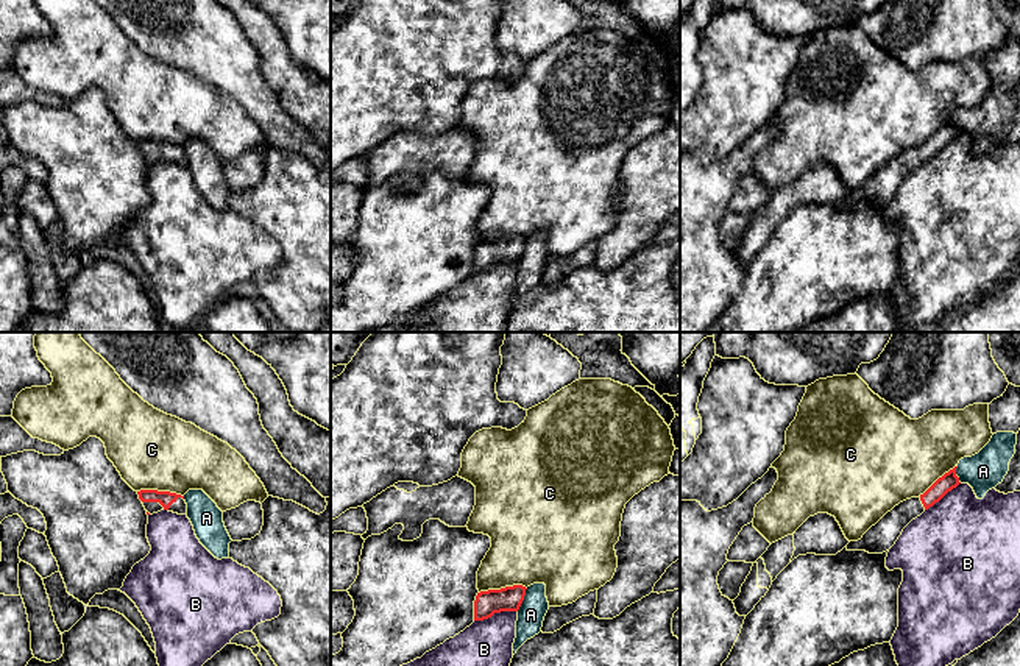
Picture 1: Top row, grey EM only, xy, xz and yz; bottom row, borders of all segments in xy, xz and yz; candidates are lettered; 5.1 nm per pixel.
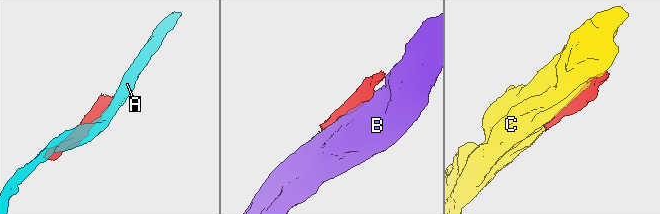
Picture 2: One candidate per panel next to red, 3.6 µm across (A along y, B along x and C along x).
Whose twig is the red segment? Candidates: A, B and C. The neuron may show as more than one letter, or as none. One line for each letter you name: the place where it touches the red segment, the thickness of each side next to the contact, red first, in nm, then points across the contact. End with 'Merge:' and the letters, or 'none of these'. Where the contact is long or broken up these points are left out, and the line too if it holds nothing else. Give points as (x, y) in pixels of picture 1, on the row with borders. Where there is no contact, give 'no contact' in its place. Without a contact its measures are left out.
Merge: none of these

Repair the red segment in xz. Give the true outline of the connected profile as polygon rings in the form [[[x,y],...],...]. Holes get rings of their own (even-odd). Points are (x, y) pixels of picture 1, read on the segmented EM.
[[[513,585],[477,593],[474,600],[474,621],[488,619],[501,611],[518,611],[524,600],[526,590],[522,585]]]

